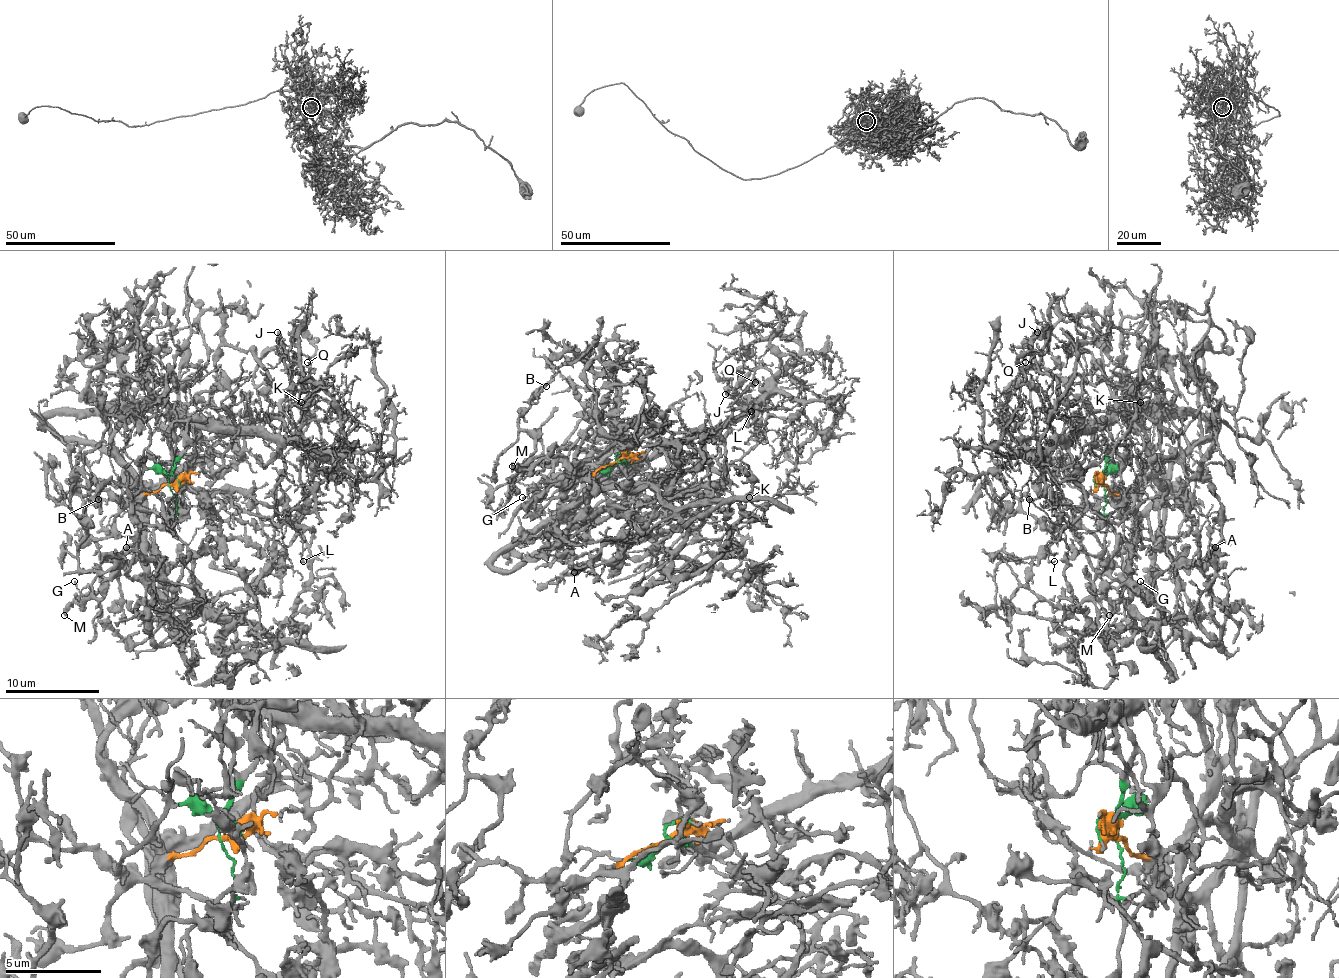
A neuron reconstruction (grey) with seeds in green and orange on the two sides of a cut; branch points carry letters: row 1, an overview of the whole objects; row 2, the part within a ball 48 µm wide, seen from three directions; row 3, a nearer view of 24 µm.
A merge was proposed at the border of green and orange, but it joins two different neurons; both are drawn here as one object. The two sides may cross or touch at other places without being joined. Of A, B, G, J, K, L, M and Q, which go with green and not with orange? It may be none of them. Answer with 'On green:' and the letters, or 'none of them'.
On green: J, K, L, Q

